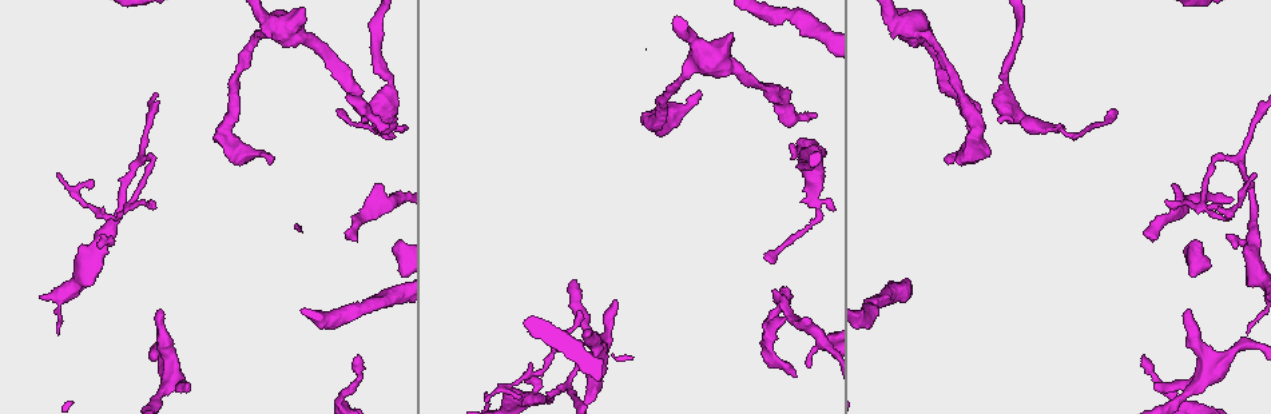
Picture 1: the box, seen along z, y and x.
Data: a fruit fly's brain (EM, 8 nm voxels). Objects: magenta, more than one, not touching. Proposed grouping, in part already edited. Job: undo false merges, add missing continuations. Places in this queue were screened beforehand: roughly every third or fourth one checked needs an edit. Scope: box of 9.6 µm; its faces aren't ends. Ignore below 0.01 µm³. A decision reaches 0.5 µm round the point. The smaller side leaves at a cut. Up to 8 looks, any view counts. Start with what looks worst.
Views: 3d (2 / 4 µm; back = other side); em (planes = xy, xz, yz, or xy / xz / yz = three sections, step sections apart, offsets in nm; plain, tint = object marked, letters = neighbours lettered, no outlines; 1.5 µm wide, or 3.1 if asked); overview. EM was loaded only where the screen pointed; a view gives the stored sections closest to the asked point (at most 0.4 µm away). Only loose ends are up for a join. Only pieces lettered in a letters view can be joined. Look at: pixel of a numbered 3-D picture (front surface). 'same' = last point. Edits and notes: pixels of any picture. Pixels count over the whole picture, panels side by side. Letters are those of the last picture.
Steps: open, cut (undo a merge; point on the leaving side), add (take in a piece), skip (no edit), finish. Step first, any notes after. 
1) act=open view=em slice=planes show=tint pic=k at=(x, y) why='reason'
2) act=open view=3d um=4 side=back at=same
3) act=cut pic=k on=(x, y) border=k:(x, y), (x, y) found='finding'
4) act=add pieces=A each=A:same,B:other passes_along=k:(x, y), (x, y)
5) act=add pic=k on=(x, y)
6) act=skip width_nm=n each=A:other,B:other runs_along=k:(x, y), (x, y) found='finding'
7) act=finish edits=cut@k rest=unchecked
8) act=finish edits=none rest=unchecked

act=open view=em slice=yz step=4 show=letters pic=1 at=(345, 233) why='an open end'

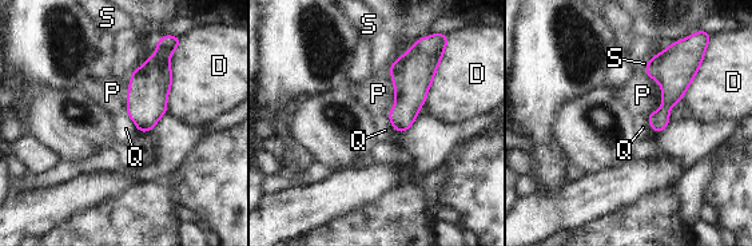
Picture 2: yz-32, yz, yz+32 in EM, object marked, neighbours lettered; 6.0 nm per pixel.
act=open view=em slice=planes show=letters at=same why='another direction'

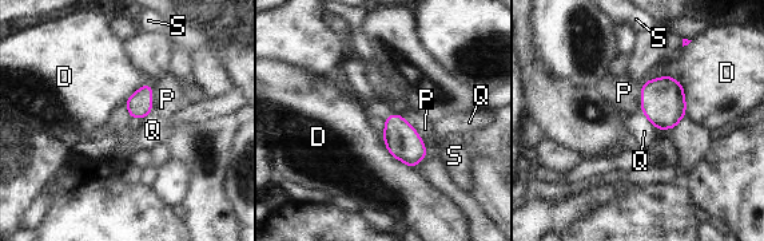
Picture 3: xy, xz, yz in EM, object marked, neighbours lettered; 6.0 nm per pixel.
act=skip longest_contact=D:340nm each=D:other,P:other,Q:other,S:other border=3:(644, 81), (673, 76), (685, 115) found='none of them fits'

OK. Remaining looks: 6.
act=open view=em slice=planes show=letters pic=1 at=(335, 111) why='an open end'

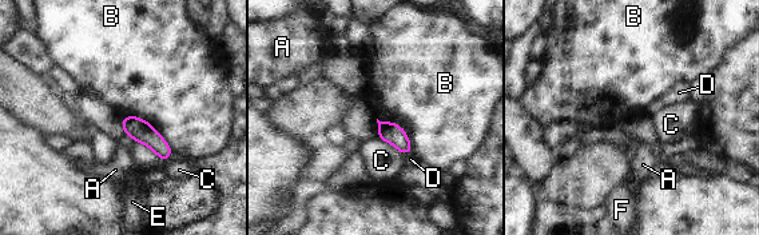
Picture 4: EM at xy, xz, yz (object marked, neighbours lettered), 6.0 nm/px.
act=skip each=A:other,B:other,C:other,D:other,E:other,F:other border=4:(143, 119), (173, 151) found='no lettered piece goes on from it'

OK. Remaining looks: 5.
act=open view=3d um=4 pic=1 at=(809, 367) why='an open end'

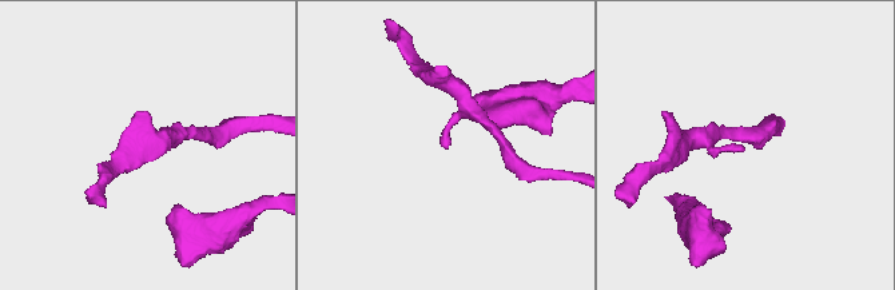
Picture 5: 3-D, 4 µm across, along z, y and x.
act=open view=em slice=xy step=4 show=tint pic=5 at=(445, 149) why='need the tissue'

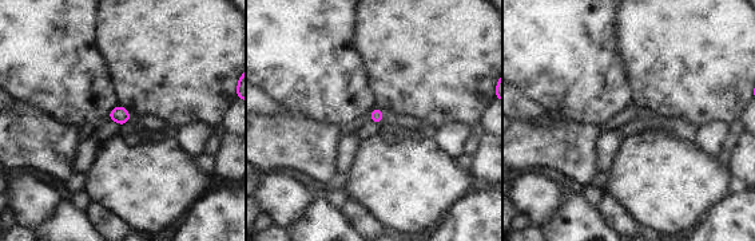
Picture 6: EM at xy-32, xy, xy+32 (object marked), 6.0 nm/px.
act=open view=em slice=planes show=letters at=same

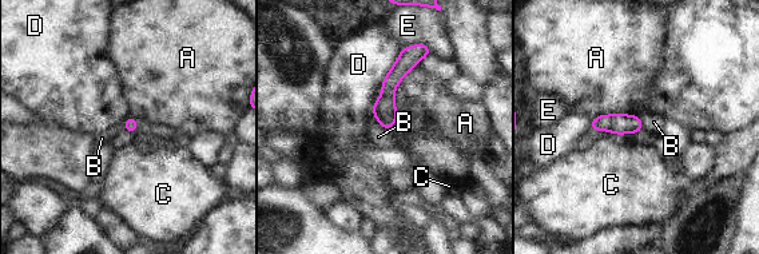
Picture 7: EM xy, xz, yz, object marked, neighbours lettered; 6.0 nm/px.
act=skip width_nm=80 each=A:other,B:other,C:other,D:other,E:other runs_along=7:(413, 52), (388, 88), (388, 126) found='no lettered piece goes on from it'

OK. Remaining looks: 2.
act=finish edits=none rest=unchecked

